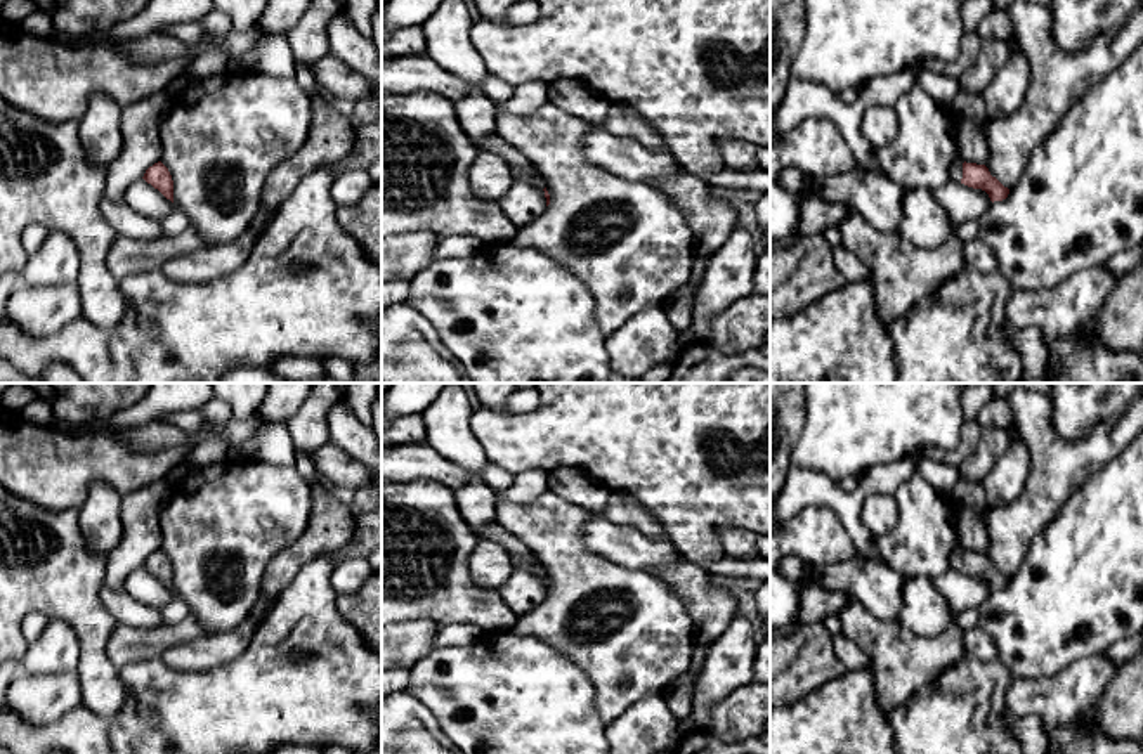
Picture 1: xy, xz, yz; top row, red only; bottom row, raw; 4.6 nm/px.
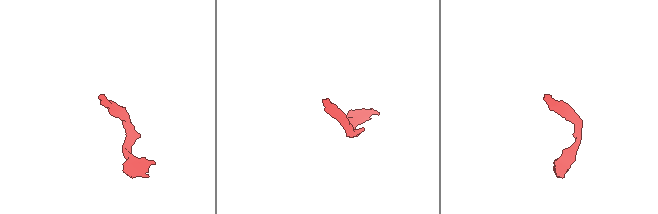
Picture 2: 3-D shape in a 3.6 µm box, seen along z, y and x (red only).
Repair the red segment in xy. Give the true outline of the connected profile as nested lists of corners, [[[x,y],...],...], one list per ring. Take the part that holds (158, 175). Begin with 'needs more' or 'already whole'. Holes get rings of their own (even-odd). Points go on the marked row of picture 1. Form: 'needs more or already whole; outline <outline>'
already whole; outline [[[161,161],[149,166],[142,179],[173,203],[173,180]]]

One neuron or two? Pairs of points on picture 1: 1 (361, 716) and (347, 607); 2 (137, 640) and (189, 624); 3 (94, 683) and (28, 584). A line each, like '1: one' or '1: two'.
1: two
2: one
3: one

